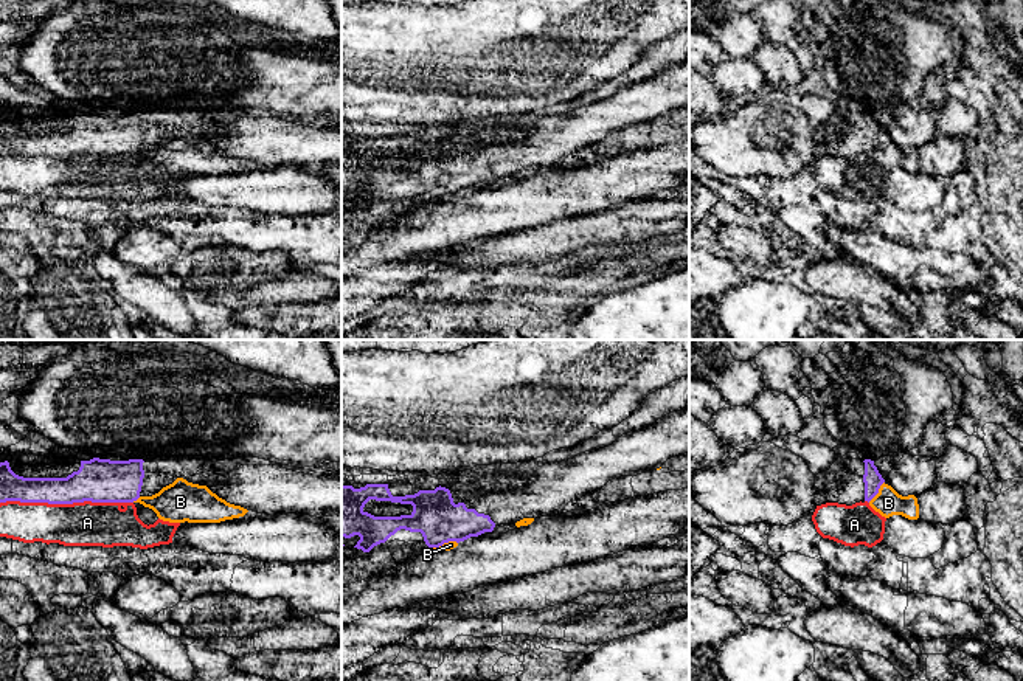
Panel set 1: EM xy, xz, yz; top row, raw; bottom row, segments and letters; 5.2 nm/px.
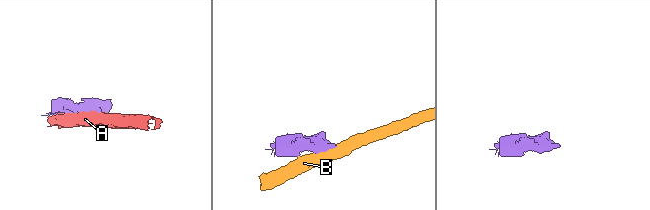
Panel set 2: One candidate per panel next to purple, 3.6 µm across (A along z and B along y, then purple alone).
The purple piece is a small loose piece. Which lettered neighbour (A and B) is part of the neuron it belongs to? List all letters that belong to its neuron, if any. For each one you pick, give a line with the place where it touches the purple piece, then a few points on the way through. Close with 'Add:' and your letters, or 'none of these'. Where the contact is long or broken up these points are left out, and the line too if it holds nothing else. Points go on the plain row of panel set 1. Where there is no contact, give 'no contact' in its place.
Add: none of these

